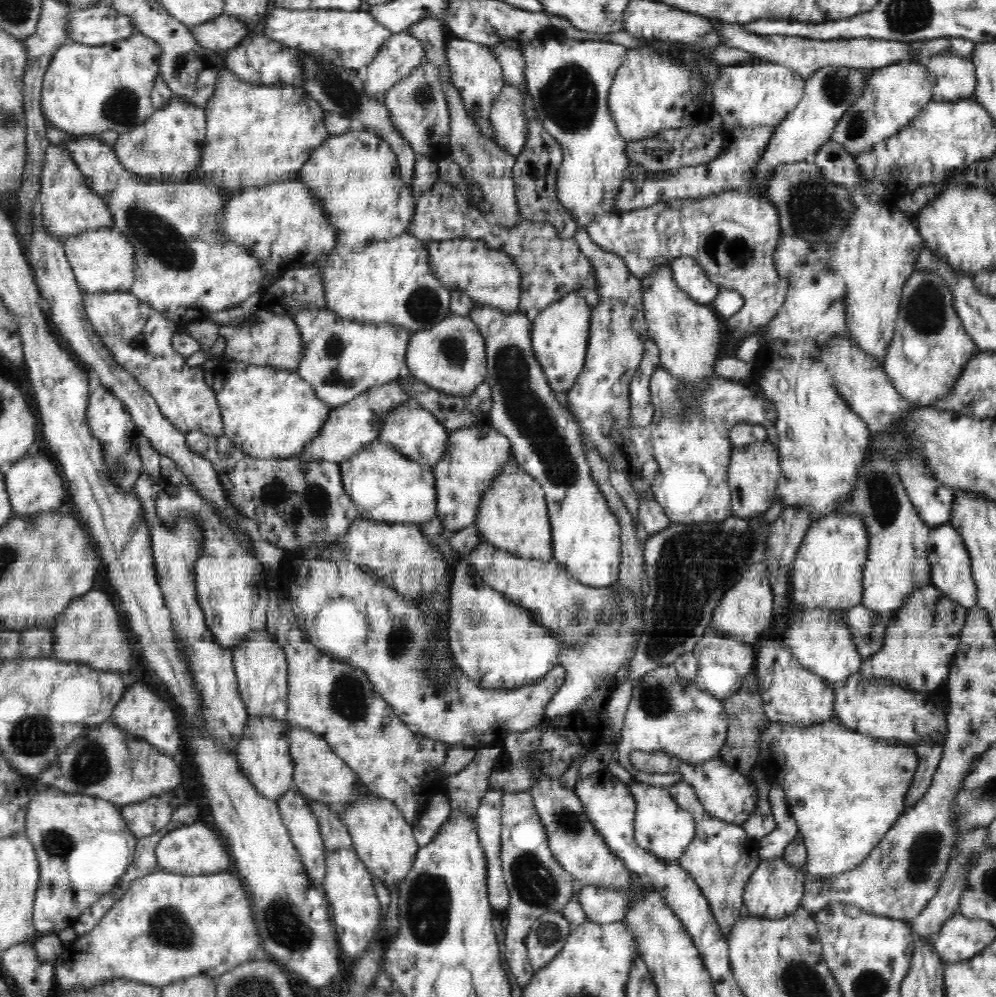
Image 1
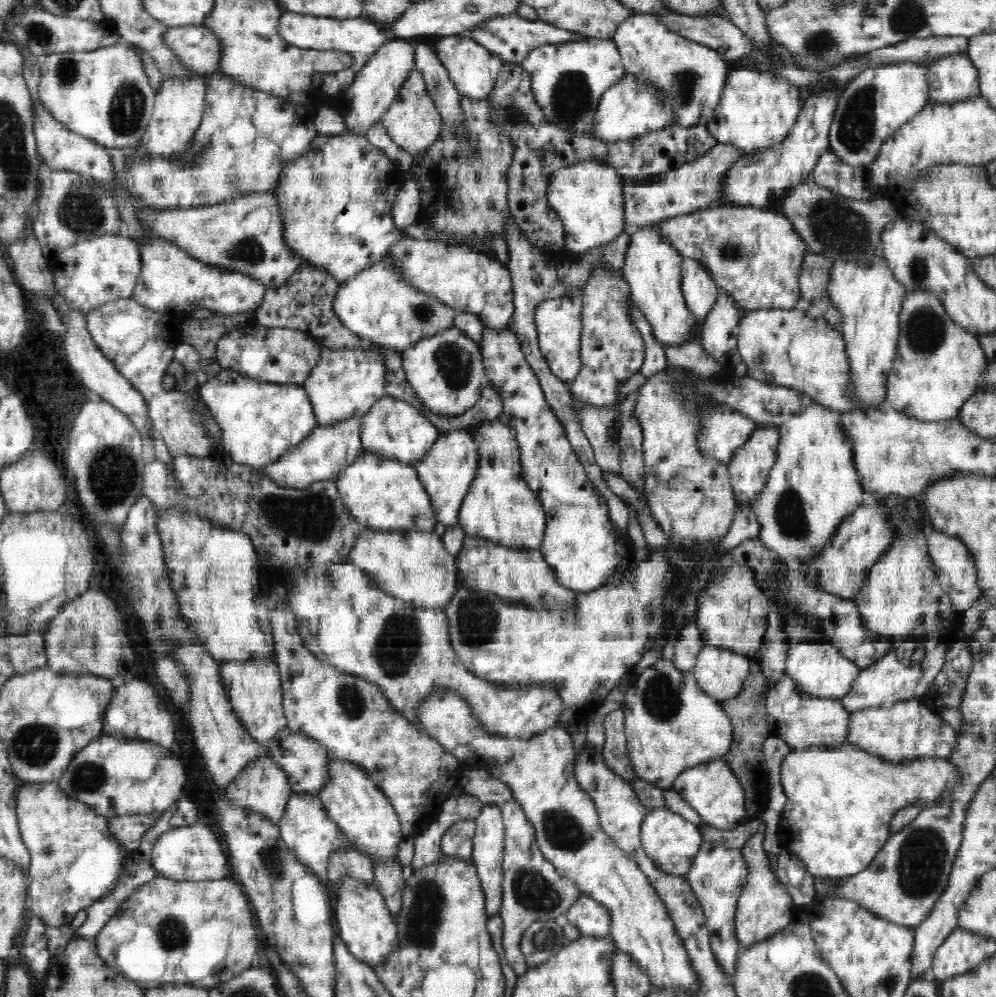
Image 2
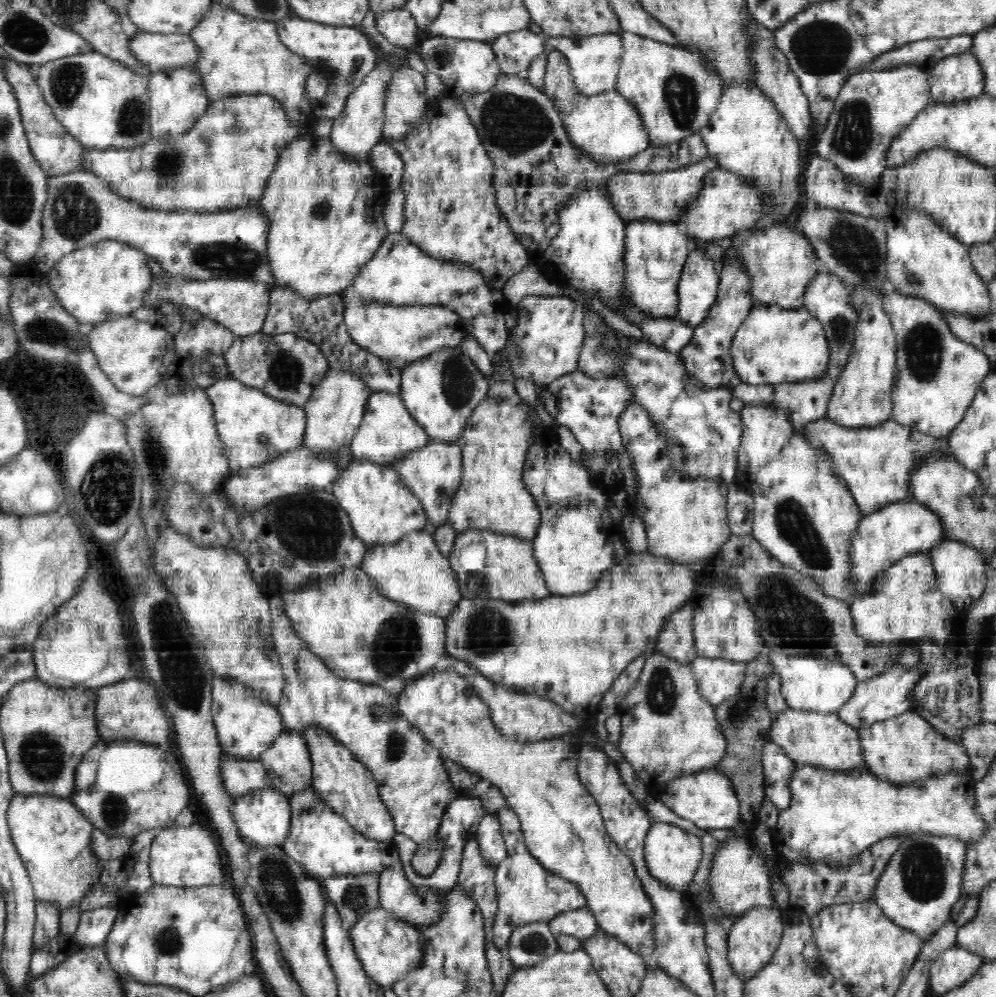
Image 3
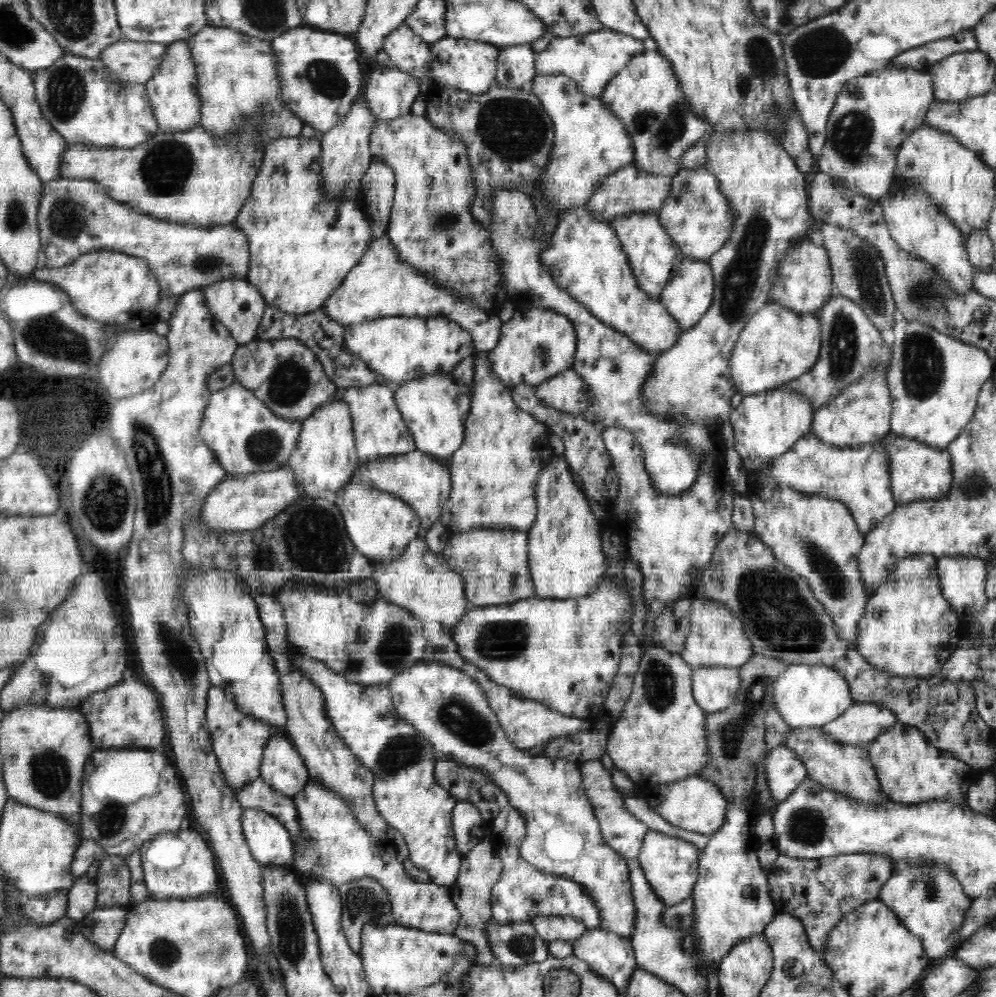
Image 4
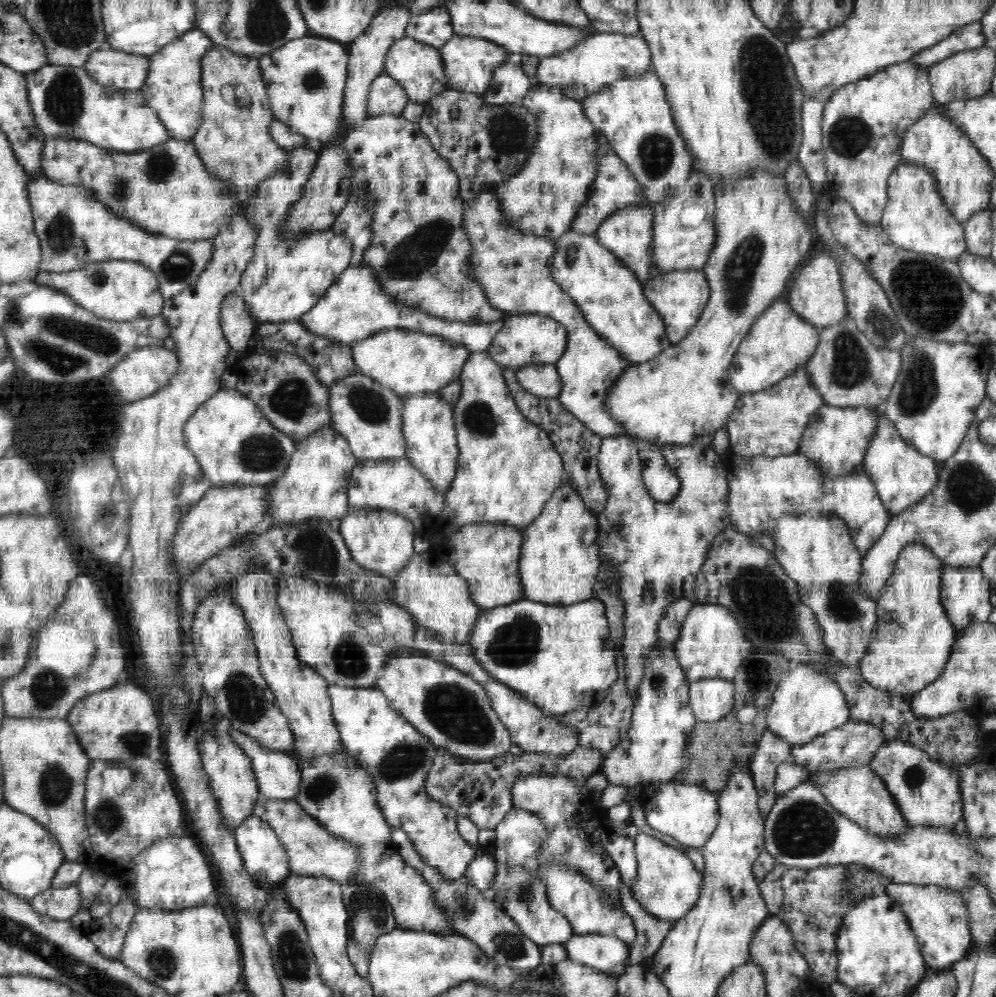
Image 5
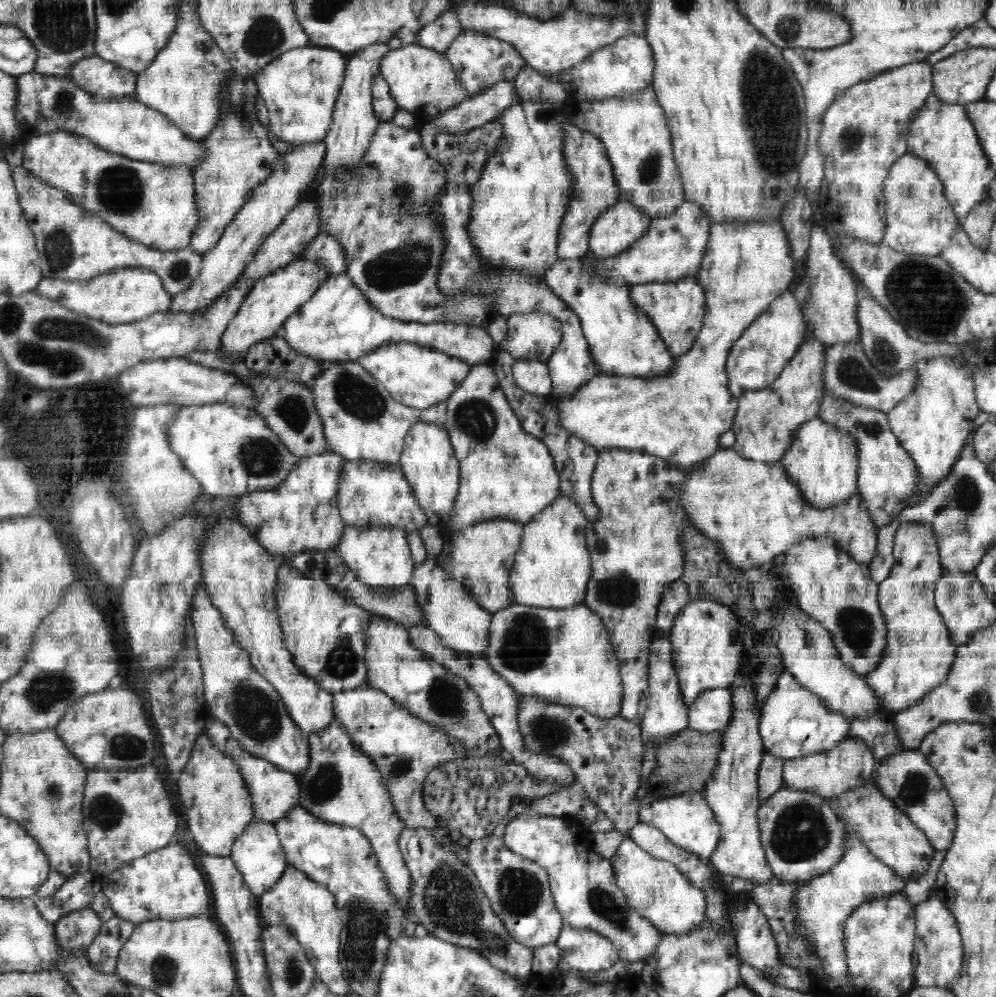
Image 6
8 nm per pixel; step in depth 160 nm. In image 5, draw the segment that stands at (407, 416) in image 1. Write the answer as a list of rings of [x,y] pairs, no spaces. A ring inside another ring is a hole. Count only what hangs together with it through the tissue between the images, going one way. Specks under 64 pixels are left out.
[[[360,372],[339,378],[328,390],[330,425],[347,440],[358,460],[382,461],[405,456],[402,398],[398,394]]]

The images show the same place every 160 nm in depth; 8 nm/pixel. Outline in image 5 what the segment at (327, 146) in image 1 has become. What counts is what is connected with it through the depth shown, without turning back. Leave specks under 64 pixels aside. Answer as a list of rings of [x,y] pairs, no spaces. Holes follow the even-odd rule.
[[[306,145],[296,146],[295,149],[286,150],[288,160],[286,160],[286,168],[266,180],[260,182],[254,196],[248,198],[242,204],[244,212],[248,213],[251,222],[257,229],[257,240],[254,257],[251,264],[246,266],[244,274],[242,274],[241,287],[242,299],[244,299],[247,311],[251,314],[251,318],[256,322],[256,326],[260,324],[276,324],[278,322],[288,322],[288,320],[298,319],[305,312],[308,312],[315,306],[316,302],[324,296],[326,290],[332,286],[335,280],[350,266],[350,258],[352,258],[352,241],[344,235],[332,232],[332,228],[324,231],[317,231],[308,235],[301,235],[296,239],[284,237],[284,220],[288,214],[290,207],[302,196],[303,186],[311,177],[312,171],[316,166],[320,151],[308,149]]]

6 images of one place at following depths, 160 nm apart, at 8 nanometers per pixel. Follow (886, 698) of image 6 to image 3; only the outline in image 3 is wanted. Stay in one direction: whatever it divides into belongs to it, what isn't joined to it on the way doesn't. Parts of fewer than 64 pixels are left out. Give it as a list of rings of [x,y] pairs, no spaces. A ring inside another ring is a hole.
[[[926,552],[906,555],[904,558],[896,561],[885,572],[880,572],[876,576],[871,590],[854,599],[850,603],[850,607],[854,621],[854,632],[858,636],[872,642],[872,645],[876,647],[900,642],[913,643],[914,640],[920,640],[920,638],[938,640],[936,644],[940,644],[942,640],[946,640],[952,634],[950,632],[950,624],[958,621],[958,610],[949,598],[945,597],[938,590],[932,559],[930,558],[930,554]]]

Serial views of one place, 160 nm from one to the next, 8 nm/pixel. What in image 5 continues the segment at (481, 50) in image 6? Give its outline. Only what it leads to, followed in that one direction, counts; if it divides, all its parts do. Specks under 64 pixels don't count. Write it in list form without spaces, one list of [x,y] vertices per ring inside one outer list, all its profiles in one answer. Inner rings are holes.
[[[456,34],[440,47],[439,51],[444,61],[444,71],[448,77],[449,88],[480,95],[488,90],[496,68],[508,62],[513,56],[495,42],[474,37],[461,37]]]

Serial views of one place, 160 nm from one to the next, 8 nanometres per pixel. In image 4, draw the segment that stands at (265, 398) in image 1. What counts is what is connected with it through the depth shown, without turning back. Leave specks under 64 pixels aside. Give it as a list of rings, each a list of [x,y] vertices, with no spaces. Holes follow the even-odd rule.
[[[236,382],[214,391],[204,409],[199,435],[228,476],[272,472],[288,464],[301,433],[302,422],[276,416],[256,395]]]

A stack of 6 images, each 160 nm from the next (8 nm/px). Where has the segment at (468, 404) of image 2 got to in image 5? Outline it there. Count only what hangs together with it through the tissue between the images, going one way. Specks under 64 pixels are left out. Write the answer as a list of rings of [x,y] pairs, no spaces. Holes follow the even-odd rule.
[[[438,392],[416,394],[402,398],[403,435],[405,457],[429,483],[442,494],[448,492],[457,470],[459,450],[453,419],[453,405],[443,401]]]

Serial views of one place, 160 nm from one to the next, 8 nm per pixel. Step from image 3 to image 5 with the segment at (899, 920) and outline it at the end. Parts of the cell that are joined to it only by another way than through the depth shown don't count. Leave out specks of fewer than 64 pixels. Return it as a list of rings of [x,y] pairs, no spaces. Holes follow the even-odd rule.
[[[889,883],[884,892],[894,899],[906,915],[926,966],[930,966],[931,970],[936,970],[935,972],[946,971],[955,962],[964,958],[964,954],[971,946],[971,934],[968,911],[958,891],[935,884]]]

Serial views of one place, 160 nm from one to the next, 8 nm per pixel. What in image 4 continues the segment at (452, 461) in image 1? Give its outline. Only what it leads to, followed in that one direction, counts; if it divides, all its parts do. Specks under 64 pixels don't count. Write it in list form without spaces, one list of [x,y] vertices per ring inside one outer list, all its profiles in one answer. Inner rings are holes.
[[[414,450],[406,454],[392,456],[384,461],[372,461],[360,464],[355,470],[355,478],[362,484],[369,484],[404,501],[416,511],[422,528],[428,530],[435,522],[440,521],[444,504],[451,493],[451,474],[448,462],[440,462],[437,456]]]

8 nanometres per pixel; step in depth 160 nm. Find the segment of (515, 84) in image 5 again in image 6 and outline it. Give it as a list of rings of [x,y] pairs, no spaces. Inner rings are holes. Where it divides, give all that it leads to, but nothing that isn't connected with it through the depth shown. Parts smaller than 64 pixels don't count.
[[[496,82],[482,94],[474,95],[451,109],[447,109],[433,120],[433,126],[440,132],[460,134],[472,128],[484,126],[496,119],[504,109],[518,104],[514,82]]]

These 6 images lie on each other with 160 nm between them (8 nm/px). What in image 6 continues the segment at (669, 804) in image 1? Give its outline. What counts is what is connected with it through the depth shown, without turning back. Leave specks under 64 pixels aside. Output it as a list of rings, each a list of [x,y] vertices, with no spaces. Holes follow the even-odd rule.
[[[630,838],[624,839],[609,861],[618,888],[625,894],[628,904],[660,932],[684,934],[704,924],[707,918],[704,890],[692,886],[692,883],[671,862],[658,860],[642,851]]]

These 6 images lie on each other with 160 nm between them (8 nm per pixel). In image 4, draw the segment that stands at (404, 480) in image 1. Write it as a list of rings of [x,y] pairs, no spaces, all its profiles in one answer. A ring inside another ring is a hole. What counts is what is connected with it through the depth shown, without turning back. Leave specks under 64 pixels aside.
[[[355,475],[336,496],[335,504],[342,513],[349,539],[355,549],[373,563],[400,556],[408,542],[418,534],[421,524],[413,508],[396,496],[371,488],[369,484],[362,484]]]

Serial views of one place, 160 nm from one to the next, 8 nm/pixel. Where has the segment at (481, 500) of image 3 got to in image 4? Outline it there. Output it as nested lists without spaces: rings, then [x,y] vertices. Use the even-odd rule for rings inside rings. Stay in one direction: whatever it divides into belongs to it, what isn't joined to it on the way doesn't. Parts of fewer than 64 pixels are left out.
[[[478,354],[471,383],[470,408],[464,423],[464,440],[452,454],[449,469],[451,493],[444,504],[441,523],[453,534],[470,529],[527,531],[537,515],[536,484],[540,472],[550,462],[550,441],[542,421],[520,410],[511,397],[511,388],[496,377],[487,356]]]

